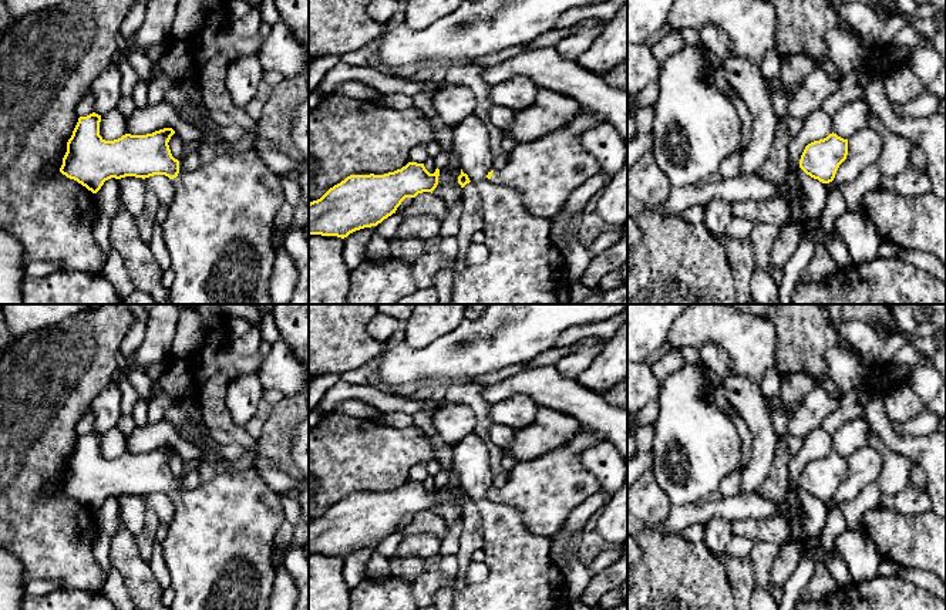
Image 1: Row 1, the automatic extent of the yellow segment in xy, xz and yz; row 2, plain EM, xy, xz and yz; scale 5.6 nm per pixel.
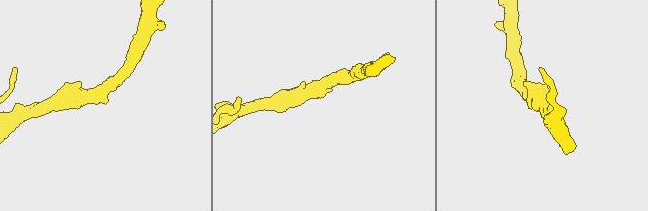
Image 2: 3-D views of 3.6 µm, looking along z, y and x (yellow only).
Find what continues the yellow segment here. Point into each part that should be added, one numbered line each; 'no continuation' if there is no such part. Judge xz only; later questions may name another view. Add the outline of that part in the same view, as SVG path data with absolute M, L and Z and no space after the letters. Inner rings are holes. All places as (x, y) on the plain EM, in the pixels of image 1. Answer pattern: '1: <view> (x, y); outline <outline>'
1: xz (545, 489); outline M582 425L562 446L541 456L519 461L508 472L506 485L494 489L491 499L496 503L515 506L522 513L525 526L531 533L551 537L582 502L602 489L599 479L580 464L582 452L602 441L606 441L603 435Z

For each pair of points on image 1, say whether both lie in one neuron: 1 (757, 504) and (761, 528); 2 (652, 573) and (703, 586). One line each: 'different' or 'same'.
1: different
2: same

